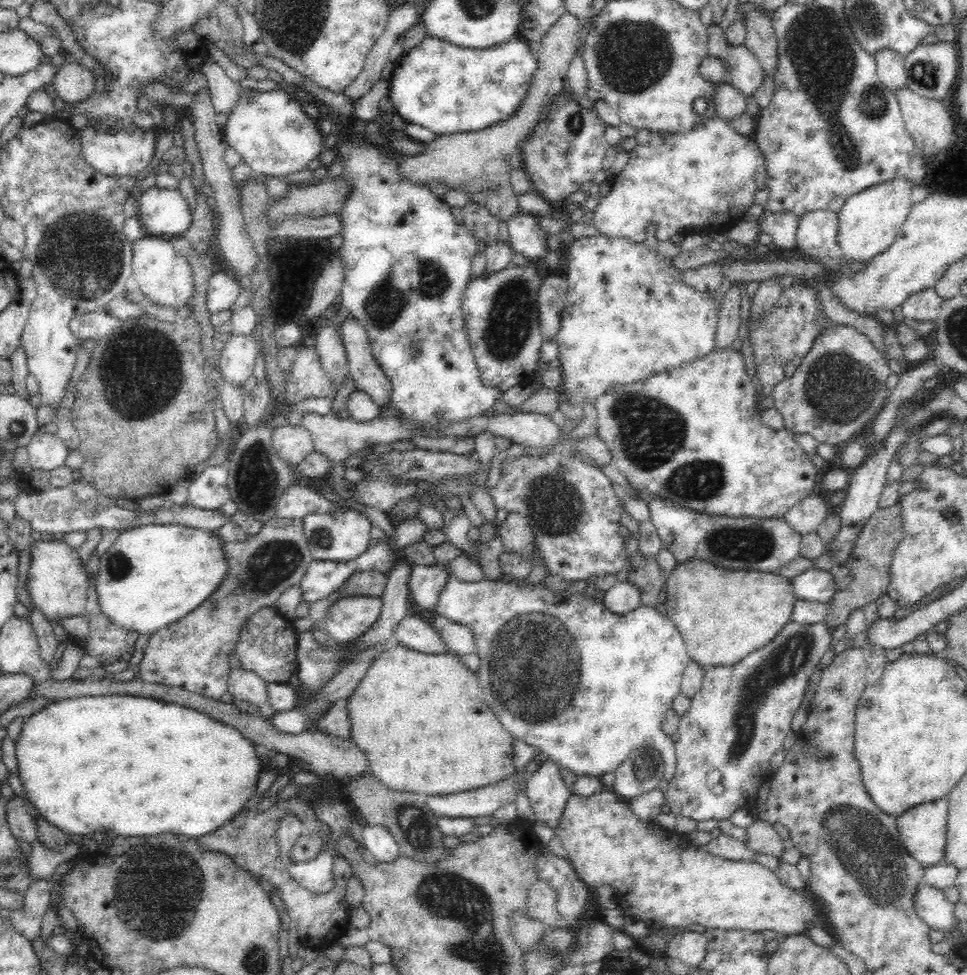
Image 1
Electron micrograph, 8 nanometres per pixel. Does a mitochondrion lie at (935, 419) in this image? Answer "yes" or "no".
no

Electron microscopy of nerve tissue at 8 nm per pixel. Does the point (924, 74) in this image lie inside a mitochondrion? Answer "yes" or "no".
yes

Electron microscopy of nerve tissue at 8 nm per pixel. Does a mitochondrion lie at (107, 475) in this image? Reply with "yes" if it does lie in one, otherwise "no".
no

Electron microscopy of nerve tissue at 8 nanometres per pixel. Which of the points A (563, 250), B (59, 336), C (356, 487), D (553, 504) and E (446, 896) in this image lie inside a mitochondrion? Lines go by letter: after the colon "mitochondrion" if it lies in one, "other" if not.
A: other
B: other
C: other
D: mitochondrion
E: mitochondrion

